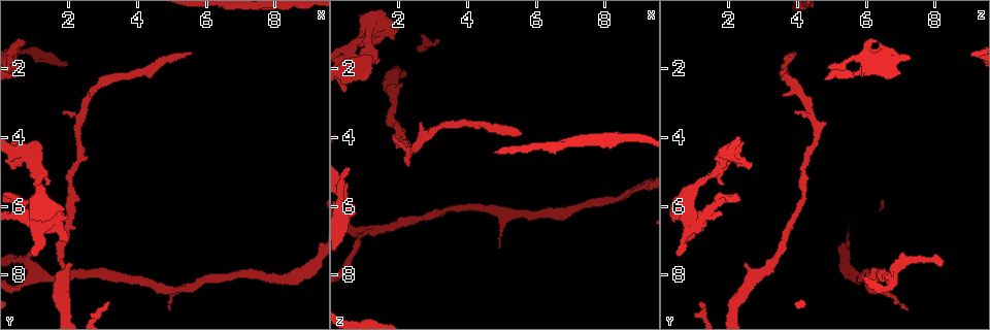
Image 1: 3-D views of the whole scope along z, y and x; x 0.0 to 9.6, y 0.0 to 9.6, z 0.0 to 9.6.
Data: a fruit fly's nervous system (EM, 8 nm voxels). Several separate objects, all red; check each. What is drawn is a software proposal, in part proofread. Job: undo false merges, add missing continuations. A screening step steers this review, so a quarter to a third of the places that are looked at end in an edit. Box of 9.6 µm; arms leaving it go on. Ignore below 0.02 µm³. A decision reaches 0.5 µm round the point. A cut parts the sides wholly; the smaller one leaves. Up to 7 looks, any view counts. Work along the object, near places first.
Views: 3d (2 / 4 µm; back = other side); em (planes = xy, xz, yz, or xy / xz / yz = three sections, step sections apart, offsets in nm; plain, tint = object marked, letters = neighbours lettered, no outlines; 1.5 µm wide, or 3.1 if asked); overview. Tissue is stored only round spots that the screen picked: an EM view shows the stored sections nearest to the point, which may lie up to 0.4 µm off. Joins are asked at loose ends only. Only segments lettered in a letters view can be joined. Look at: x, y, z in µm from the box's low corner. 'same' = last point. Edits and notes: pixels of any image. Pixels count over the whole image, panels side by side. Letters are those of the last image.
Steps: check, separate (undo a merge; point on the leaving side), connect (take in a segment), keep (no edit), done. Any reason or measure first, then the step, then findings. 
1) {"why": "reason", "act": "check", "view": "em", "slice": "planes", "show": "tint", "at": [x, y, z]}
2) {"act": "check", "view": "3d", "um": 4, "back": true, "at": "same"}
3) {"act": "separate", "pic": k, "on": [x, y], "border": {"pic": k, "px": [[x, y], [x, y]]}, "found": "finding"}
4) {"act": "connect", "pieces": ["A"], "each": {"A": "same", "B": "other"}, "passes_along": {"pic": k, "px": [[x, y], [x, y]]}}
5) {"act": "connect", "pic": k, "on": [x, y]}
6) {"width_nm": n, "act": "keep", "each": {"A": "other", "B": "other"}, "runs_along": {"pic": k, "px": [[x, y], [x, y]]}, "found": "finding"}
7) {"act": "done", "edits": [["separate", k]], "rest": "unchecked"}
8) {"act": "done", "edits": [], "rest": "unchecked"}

{"why": "free end", "act": "check", "view": "em", "slice": "planes", "show": "letters", "at": [1.95, 7.00, 0.65]}

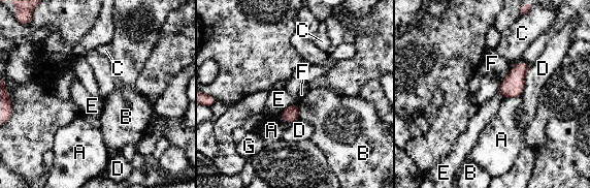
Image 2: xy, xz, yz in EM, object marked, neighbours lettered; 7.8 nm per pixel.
{"act": "keep", "each": {"A": "other", "B": "other", "C": "other", "D": "other", "E": "other", "F": "other", "G": "other"}, "border": {"pic": 2, "px": [[296, 101], [280, 112]]}, "found": "no lettered segment goes on from it"}

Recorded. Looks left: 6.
{"why": "end of a long branch", "act": "check", "view": "em", "slice": "planes", "show": "plain", "at": [5.50, 1.60, 3.90]}

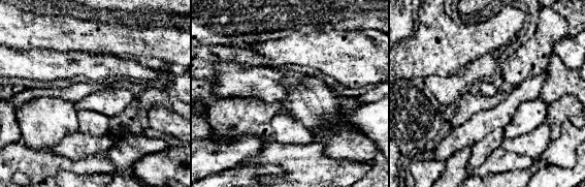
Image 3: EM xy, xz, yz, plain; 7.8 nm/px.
{"act": "check", "view": "em", "slice": "planes", "show": "letters", "at": "same"}

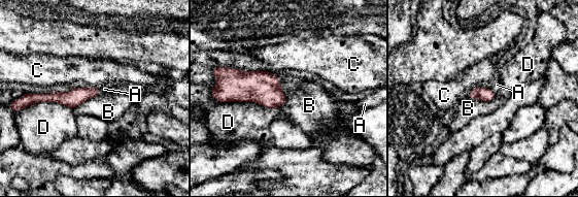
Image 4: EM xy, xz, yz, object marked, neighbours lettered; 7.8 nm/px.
{"width_nm": 110, "act": "connect", "pieces": ["A"], "each": {"A": "same", "B": "other", "C": "other", "D": "other"}, "passes_along": {"pic": 4, "px": [[485, 94], [492, 92], [497, 85]]}, "found": "it goes on there"}

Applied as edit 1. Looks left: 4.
{"why": "branch stops here", "act": "check", "view": "3d", "um": 2, "back": true, "at": [0.60, 1.20, 6.35]}

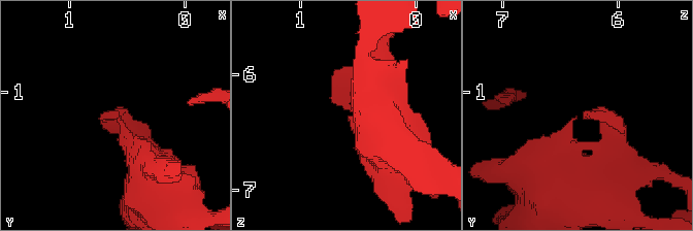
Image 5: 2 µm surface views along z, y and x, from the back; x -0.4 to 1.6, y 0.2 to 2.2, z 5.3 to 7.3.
{"why": "shape alone is not enough", "act": "check", "view": "em", "slice": "planes", "show": "letters", "at": [0.58, 1.20, 6.30]}

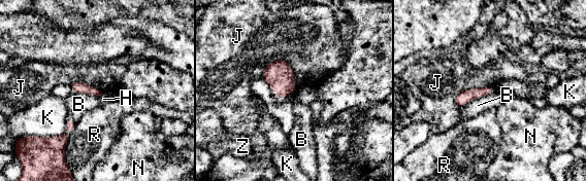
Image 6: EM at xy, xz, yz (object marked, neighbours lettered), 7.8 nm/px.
{"act": "keep", "each": {"B": "other", "H": "other", "J": "other", "K": "other", "N": "other", "R": "other", "Z": "other"}, "runs_along": {"pic": 6, "px": [[490, 89], [475, 92], [457, 101]]}, "found": "no lettered segment goes on from it"}

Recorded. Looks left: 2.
{"act": "done", "edits": [["connect", 4]], "rest": "unchecked"}

